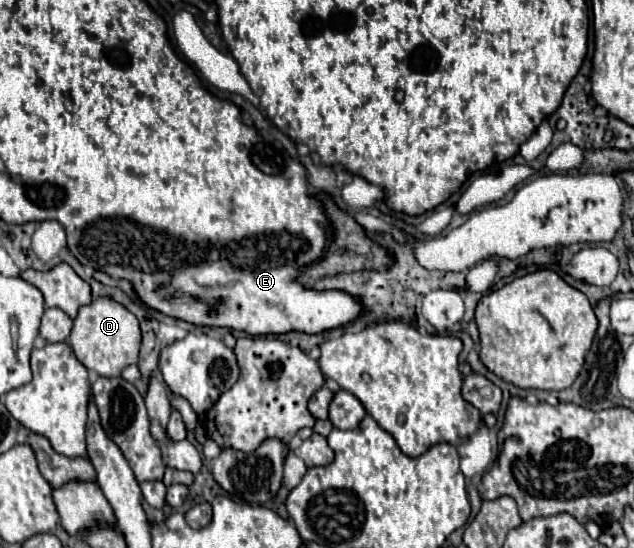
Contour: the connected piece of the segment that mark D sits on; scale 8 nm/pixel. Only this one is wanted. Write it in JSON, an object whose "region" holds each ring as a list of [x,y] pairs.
{"region":[[[97,298],[79,310],[77,318],[73,320],[69,344],[87,370],[103,378],[117,378],[121,376],[123,368],[137,364],[141,346],[139,320],[125,306],[113,302],[111,298]]]}

